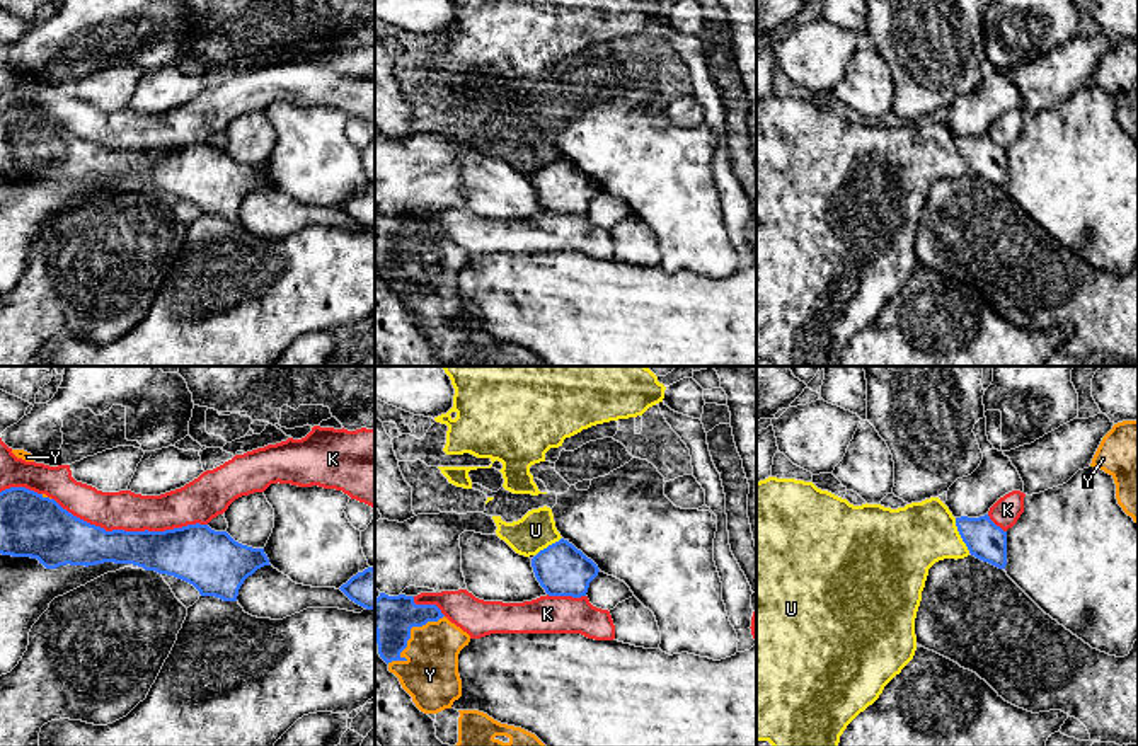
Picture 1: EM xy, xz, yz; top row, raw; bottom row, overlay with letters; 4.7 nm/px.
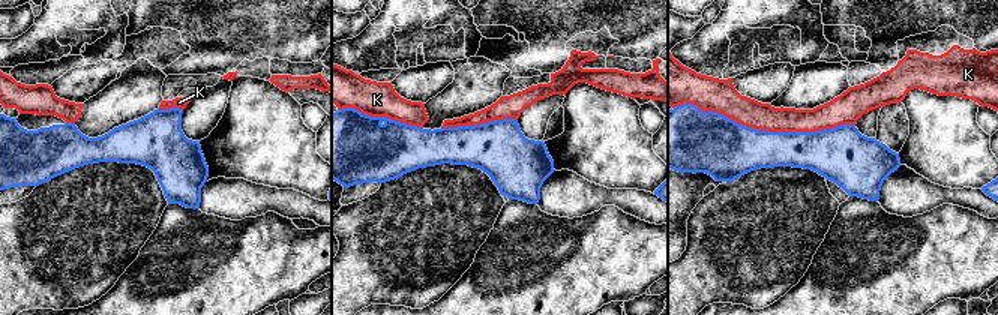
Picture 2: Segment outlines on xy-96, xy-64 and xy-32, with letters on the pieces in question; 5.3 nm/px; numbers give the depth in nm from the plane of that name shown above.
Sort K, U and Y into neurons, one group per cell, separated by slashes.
K / U / Y

